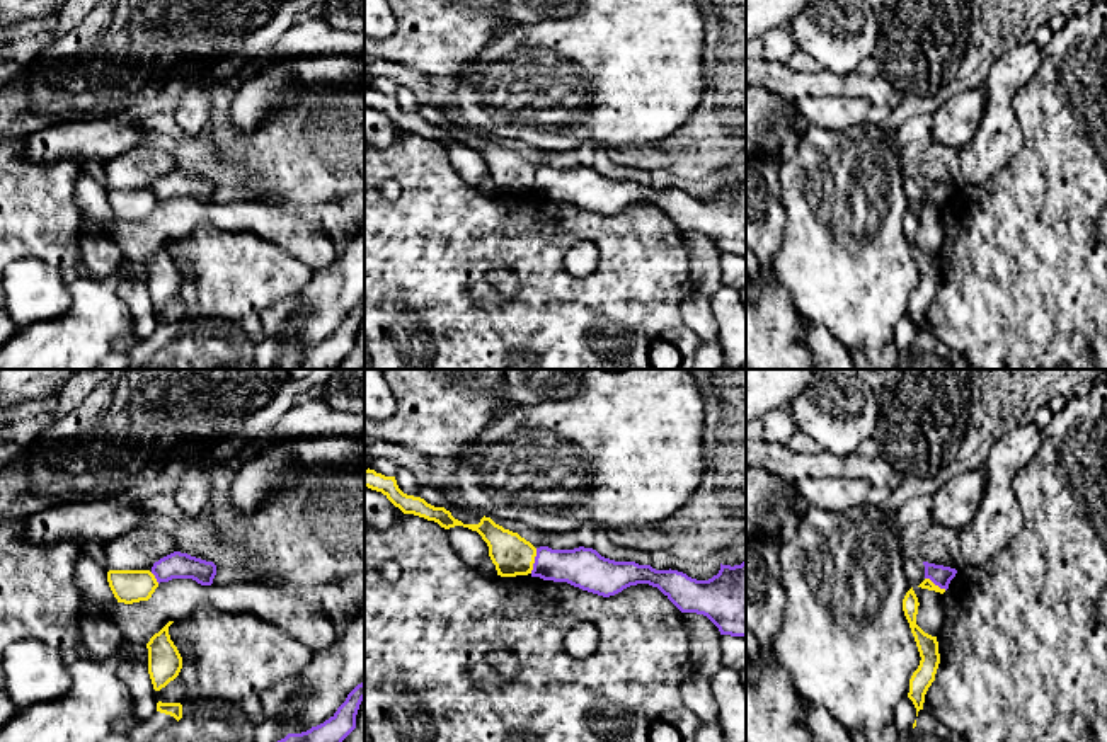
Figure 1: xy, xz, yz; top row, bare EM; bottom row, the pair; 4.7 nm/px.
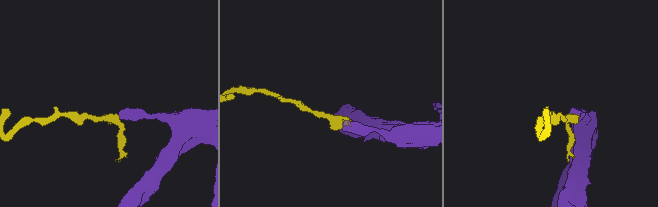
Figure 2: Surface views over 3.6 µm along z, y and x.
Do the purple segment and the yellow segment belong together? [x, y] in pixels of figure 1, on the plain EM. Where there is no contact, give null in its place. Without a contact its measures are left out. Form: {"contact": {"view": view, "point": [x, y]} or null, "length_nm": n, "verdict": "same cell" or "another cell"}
{"contact": {"view": "xz", "point": [535, 179]}, "length_nm": 120, "verdict": "another cell"}

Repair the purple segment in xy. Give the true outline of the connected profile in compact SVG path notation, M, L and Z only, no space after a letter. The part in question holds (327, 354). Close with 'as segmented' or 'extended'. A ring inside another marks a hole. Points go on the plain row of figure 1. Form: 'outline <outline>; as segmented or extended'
outline M364 300L358 303L324 342L301 352L288 352L271 369L336 369L356 347L356 334L364 318Z; as segmented

